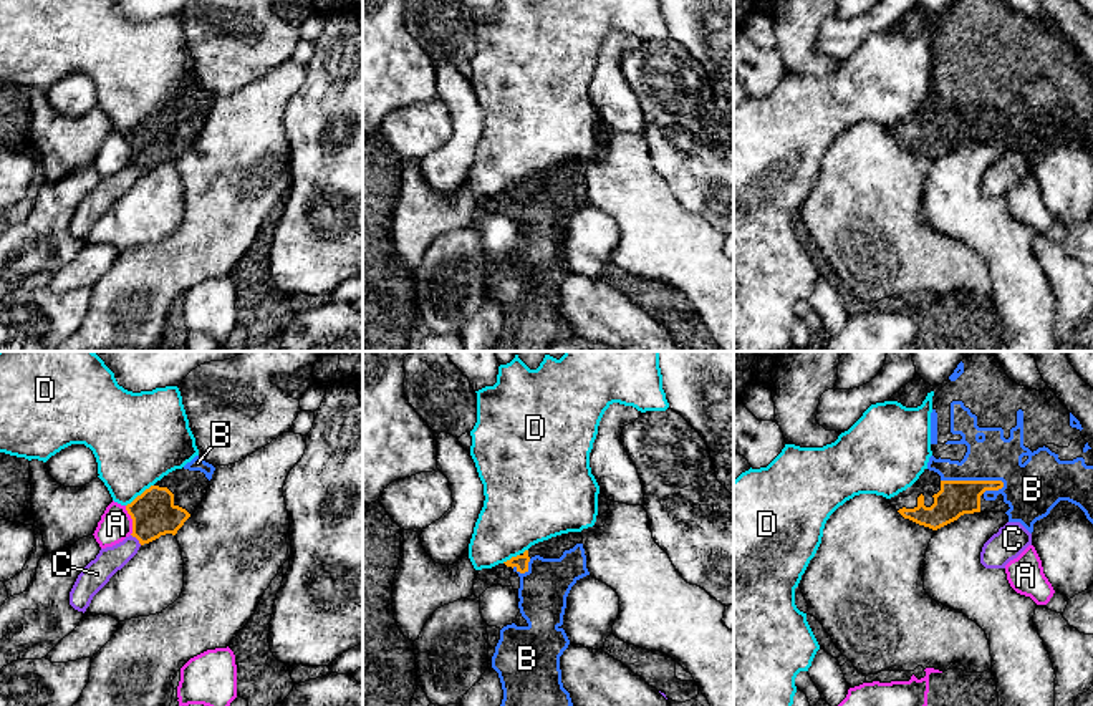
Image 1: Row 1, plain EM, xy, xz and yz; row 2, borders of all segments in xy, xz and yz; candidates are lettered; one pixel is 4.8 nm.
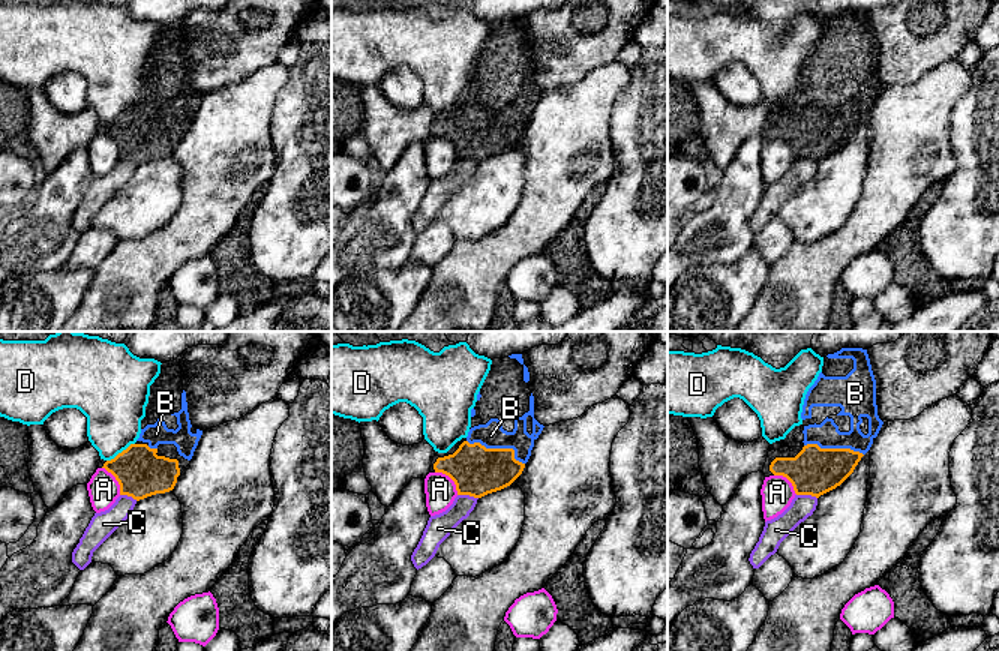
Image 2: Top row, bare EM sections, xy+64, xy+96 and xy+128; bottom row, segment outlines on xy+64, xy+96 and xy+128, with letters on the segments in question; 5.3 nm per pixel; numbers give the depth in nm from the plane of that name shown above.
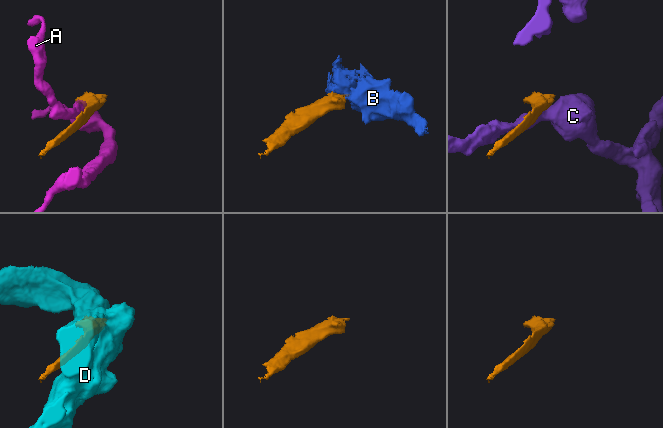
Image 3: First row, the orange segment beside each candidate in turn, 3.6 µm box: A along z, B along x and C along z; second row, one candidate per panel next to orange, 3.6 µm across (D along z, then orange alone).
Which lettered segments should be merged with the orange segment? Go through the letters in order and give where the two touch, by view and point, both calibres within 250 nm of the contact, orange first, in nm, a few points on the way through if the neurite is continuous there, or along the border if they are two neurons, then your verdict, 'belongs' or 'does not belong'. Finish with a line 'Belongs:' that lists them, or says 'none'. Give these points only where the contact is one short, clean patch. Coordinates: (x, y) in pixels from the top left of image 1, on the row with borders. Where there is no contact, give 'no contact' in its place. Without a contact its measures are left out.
A: meets orange in xy at (133, 521); 220 nm thick on the orange side, 160 nm on the other; does not belong
B: meets orange in yz at (974, 481); 180 nm thick on the orange side, 220 nm on the other; runs through yz (956, 498), (974, 481), (1015, 481), (1025, 486); belongs
C: meets orange in xy at (136, 537); 220 nm thick on the orange side, 130 nm on the other; does not belong
D: meets orange in xy at (141, 494); 220 nm thick on the orange side, 420 nm on the other; does not belong
Belongs: B

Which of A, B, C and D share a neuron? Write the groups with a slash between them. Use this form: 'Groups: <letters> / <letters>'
Groups: A / B / C / D

